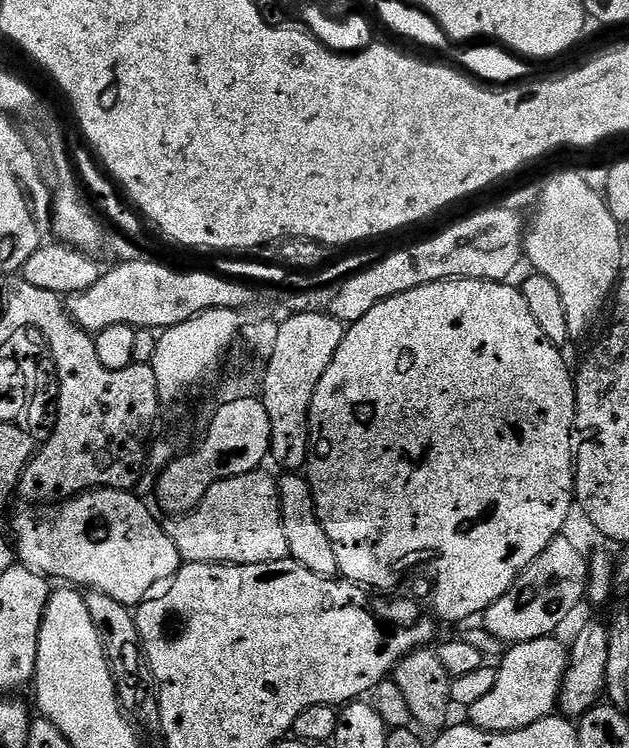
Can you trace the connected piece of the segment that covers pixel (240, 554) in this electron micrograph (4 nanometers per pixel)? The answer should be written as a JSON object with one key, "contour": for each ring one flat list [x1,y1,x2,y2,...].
{"contour":[[264,470,242,474,238,478,226,478,210,486,193,512,169,520,172,521,166,524,168,537,174,546,178,546,181,561,189,564,265,564,289,559,286,534,282,530,278,480,275,475,267,476]]}

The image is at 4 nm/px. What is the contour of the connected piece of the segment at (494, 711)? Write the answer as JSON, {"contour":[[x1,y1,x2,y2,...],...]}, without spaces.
{"contour":[[554,635,511,645,499,657,490,694,466,710,467,723,487,732,513,732,553,715,560,703,560,687,568,669,568,650,569,645,556,640]]}

